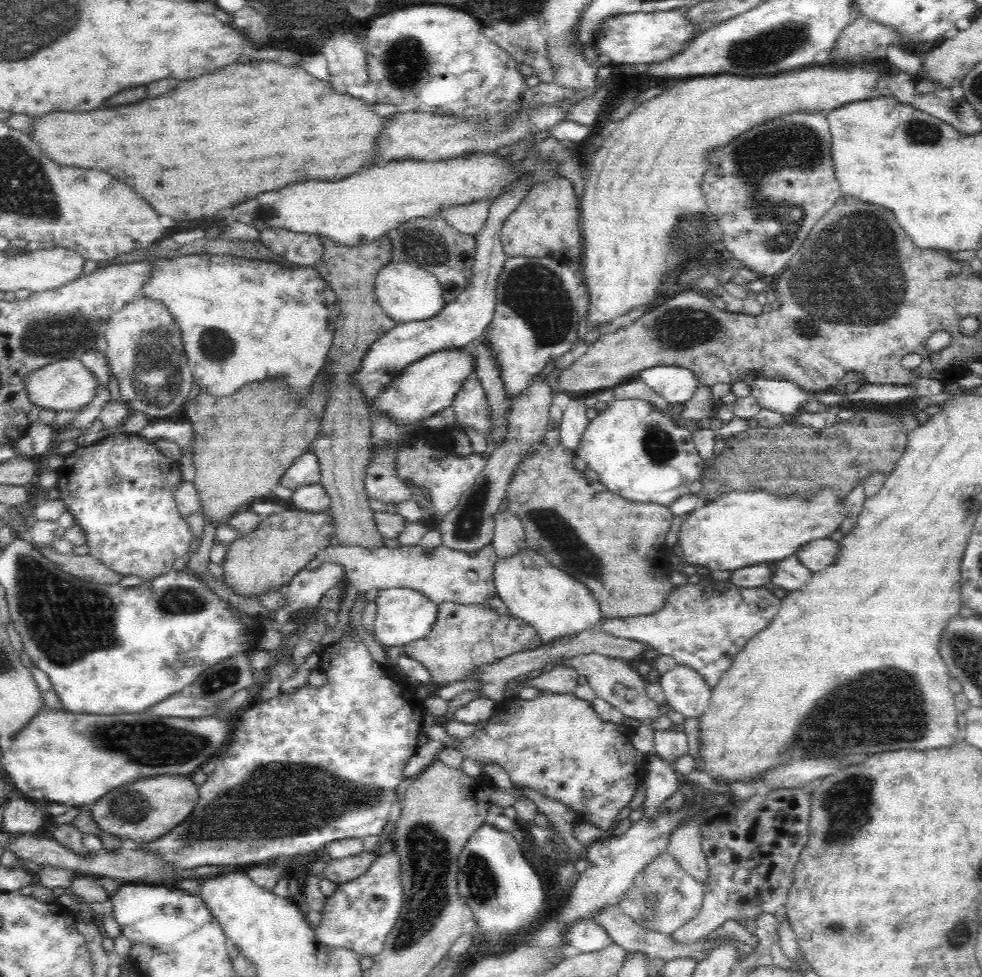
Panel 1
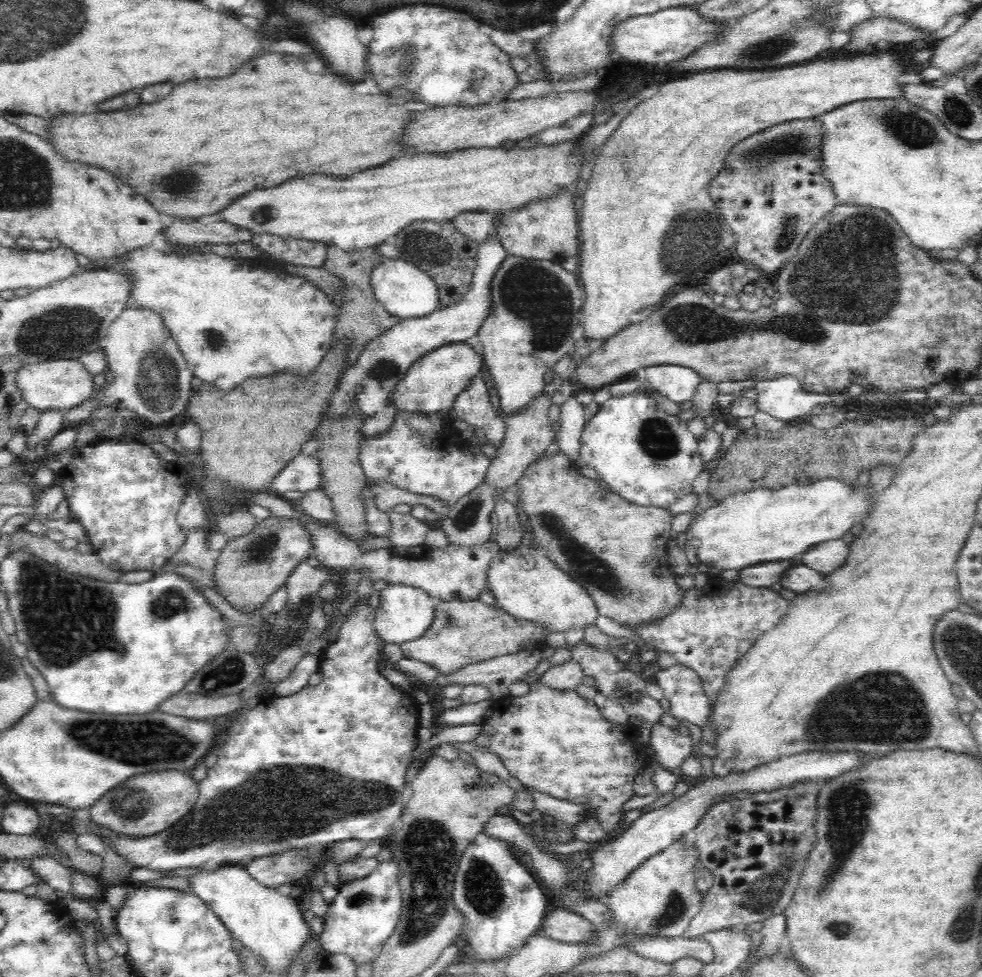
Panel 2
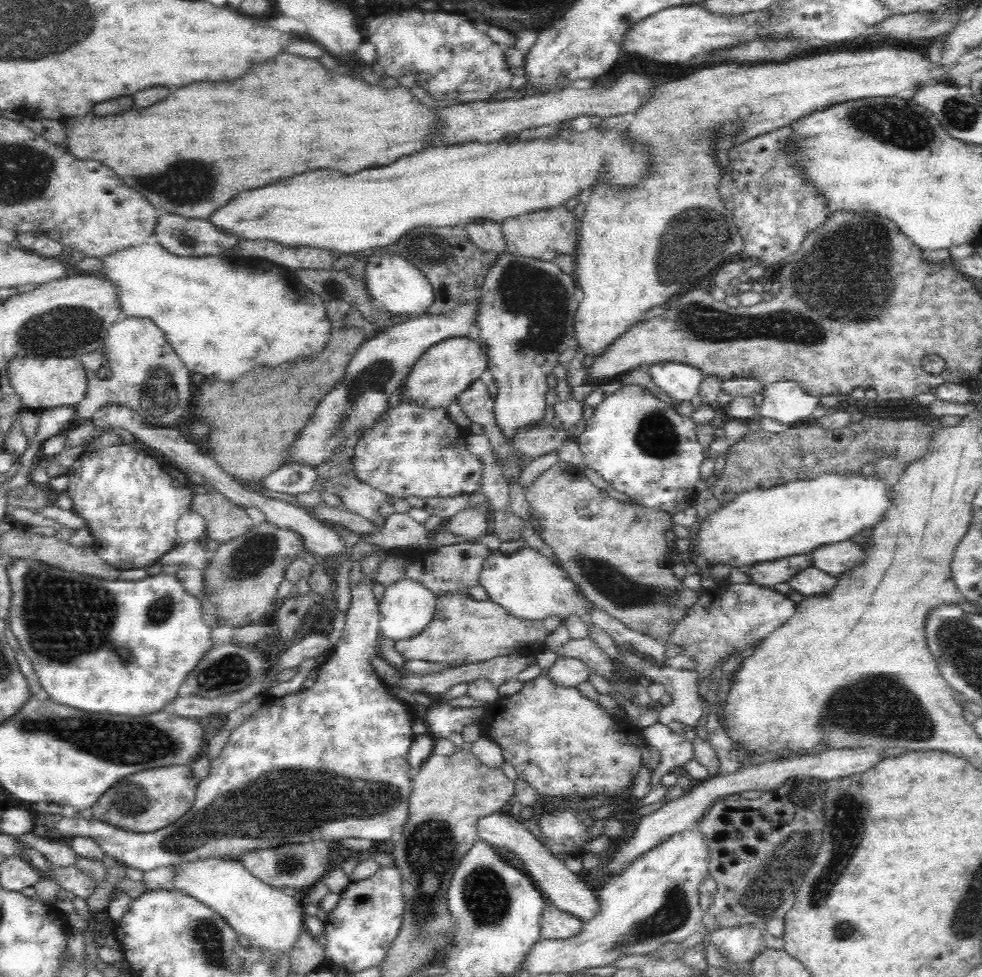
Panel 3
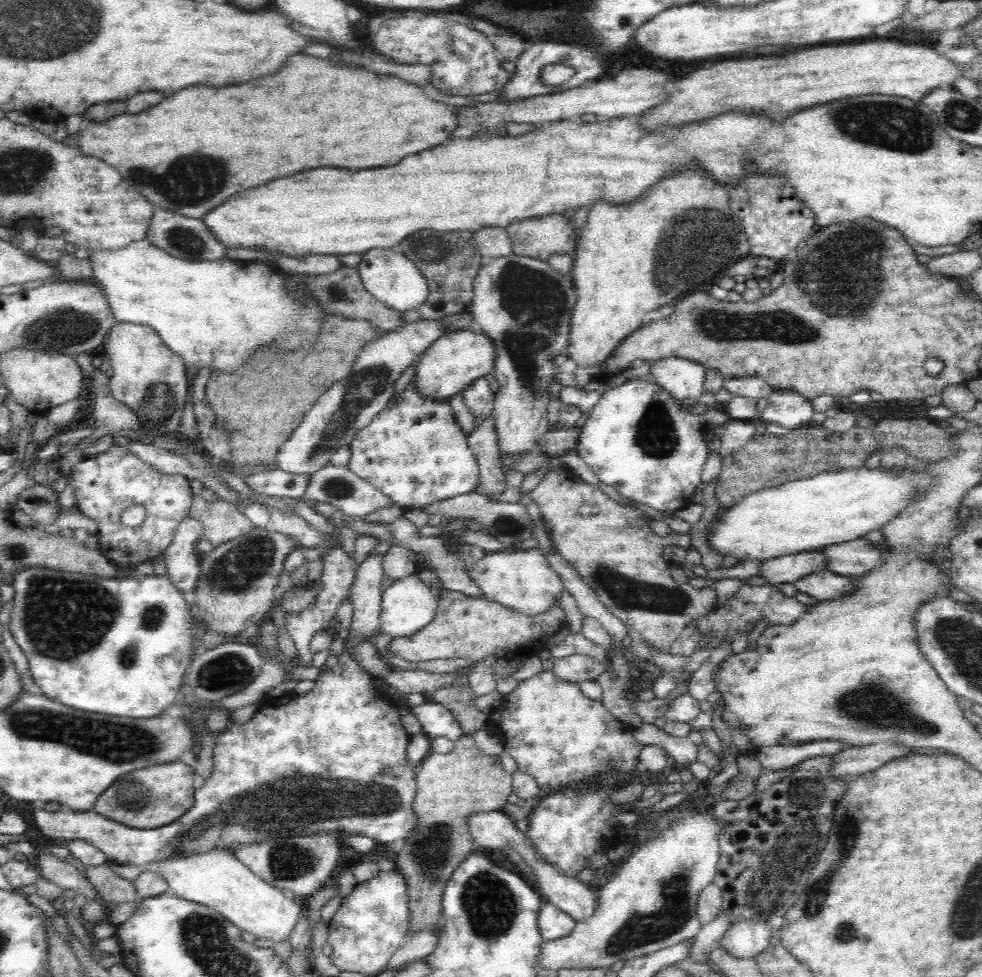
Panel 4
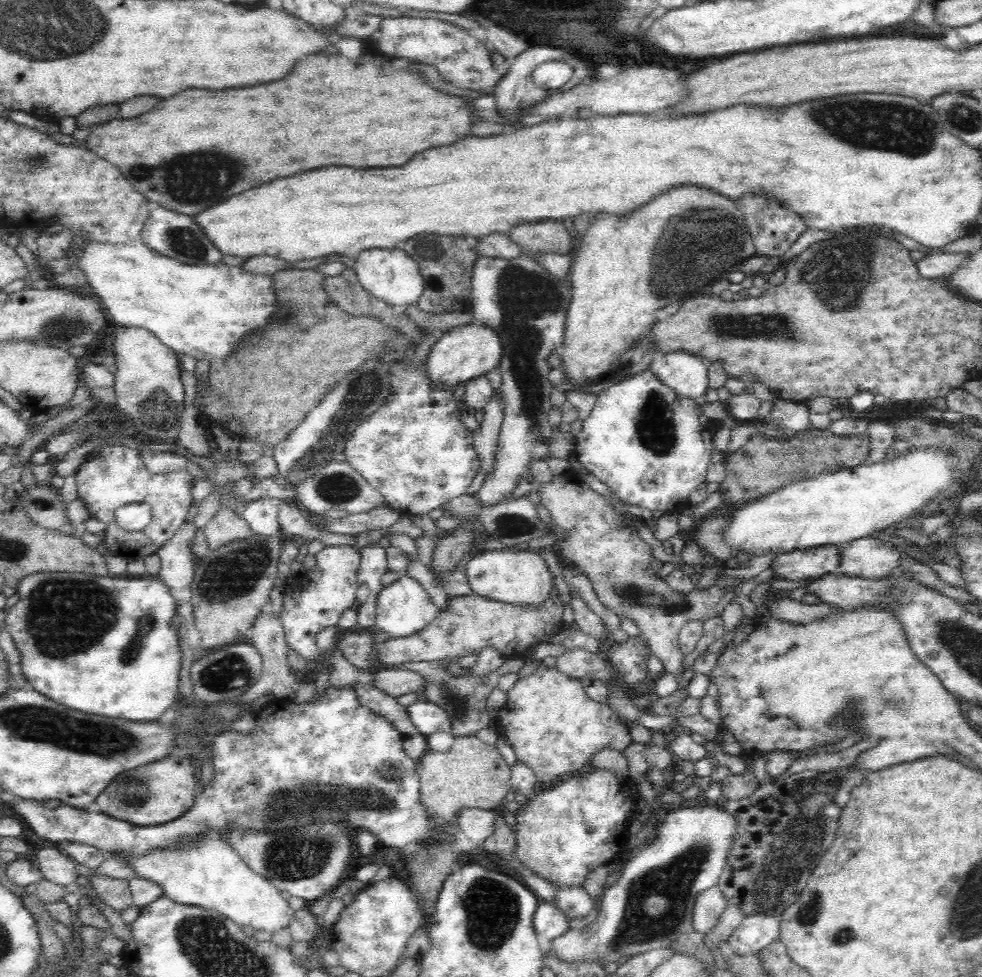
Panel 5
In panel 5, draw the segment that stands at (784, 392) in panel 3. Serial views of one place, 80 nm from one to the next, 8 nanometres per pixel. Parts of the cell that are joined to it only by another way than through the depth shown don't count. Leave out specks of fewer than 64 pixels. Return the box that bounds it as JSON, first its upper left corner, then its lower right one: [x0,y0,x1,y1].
[765,398,811,432]

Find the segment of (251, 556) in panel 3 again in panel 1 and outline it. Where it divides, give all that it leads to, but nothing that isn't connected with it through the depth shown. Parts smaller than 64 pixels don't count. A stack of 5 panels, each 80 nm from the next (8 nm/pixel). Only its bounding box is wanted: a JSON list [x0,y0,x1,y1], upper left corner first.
[220,507,335,597]

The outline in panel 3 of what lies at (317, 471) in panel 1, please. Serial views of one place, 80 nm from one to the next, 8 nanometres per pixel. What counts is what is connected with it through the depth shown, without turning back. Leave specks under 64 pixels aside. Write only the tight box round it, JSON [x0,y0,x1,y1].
[258,462,316,494]

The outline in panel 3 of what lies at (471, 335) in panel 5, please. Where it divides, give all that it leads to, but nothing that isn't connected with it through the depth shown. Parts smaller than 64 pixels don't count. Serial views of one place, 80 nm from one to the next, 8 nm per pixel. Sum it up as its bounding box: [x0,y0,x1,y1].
[402,337,488,409]

